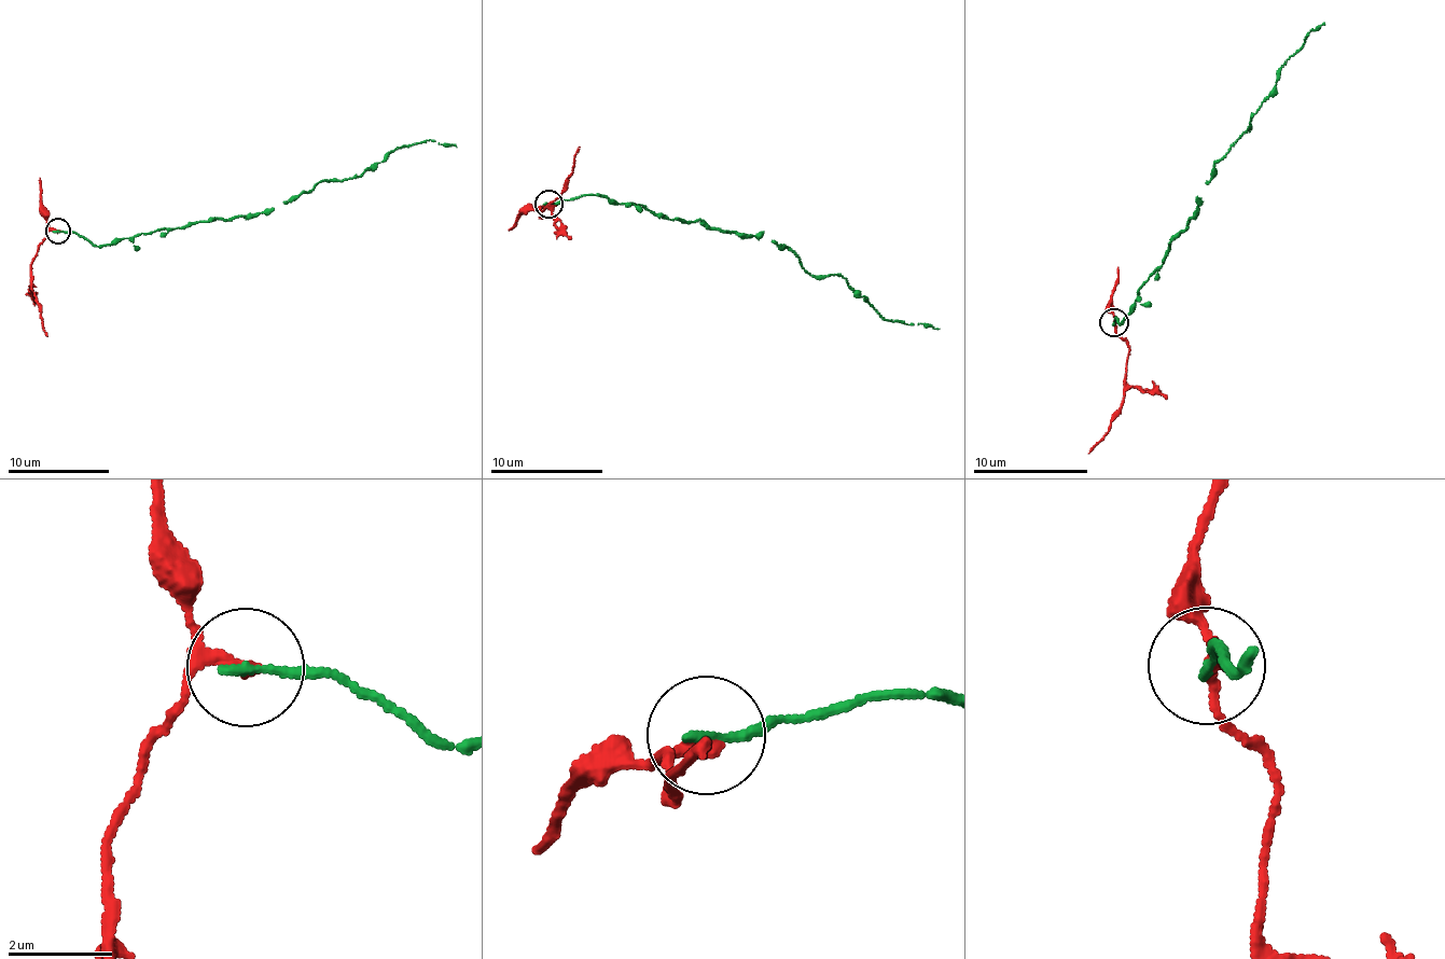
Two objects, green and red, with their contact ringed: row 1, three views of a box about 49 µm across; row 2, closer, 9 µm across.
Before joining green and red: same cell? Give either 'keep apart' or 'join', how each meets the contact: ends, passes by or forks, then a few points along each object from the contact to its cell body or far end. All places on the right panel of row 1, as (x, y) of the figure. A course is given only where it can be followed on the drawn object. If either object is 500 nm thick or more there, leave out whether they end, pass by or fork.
keep apart; green ends there; red passes by; green runs (1113, 323), (1125, 320), (1200, 205), (1214, 165), (1323, 22); red runs (1115, 323), (1128, 346), (1125, 395), (1109, 432), (1089, 453)

